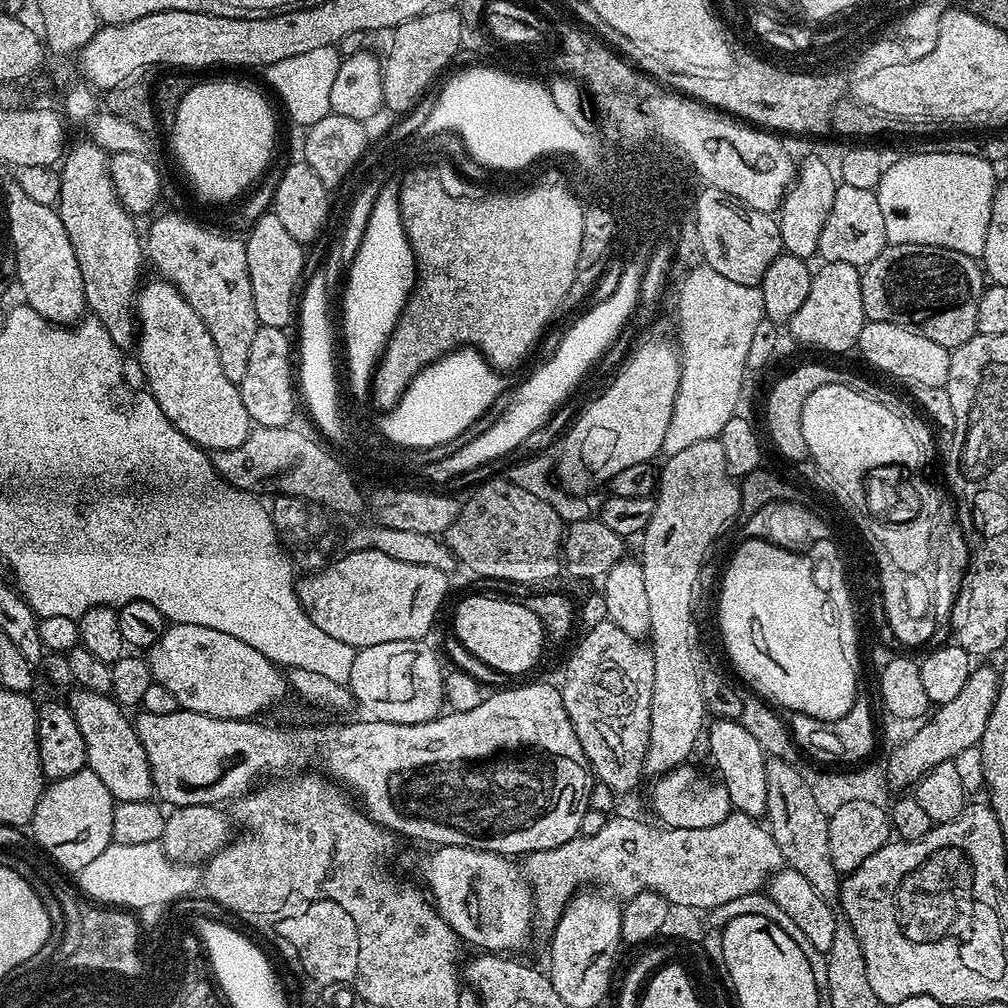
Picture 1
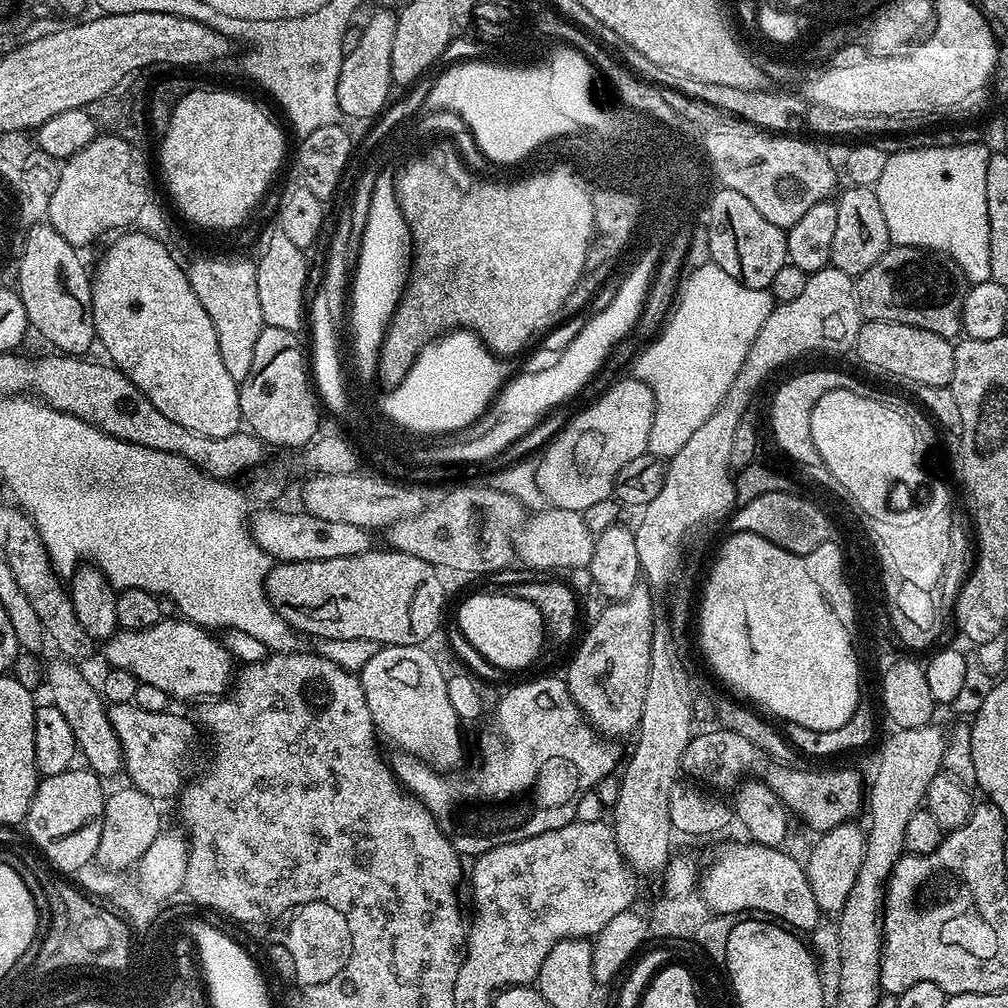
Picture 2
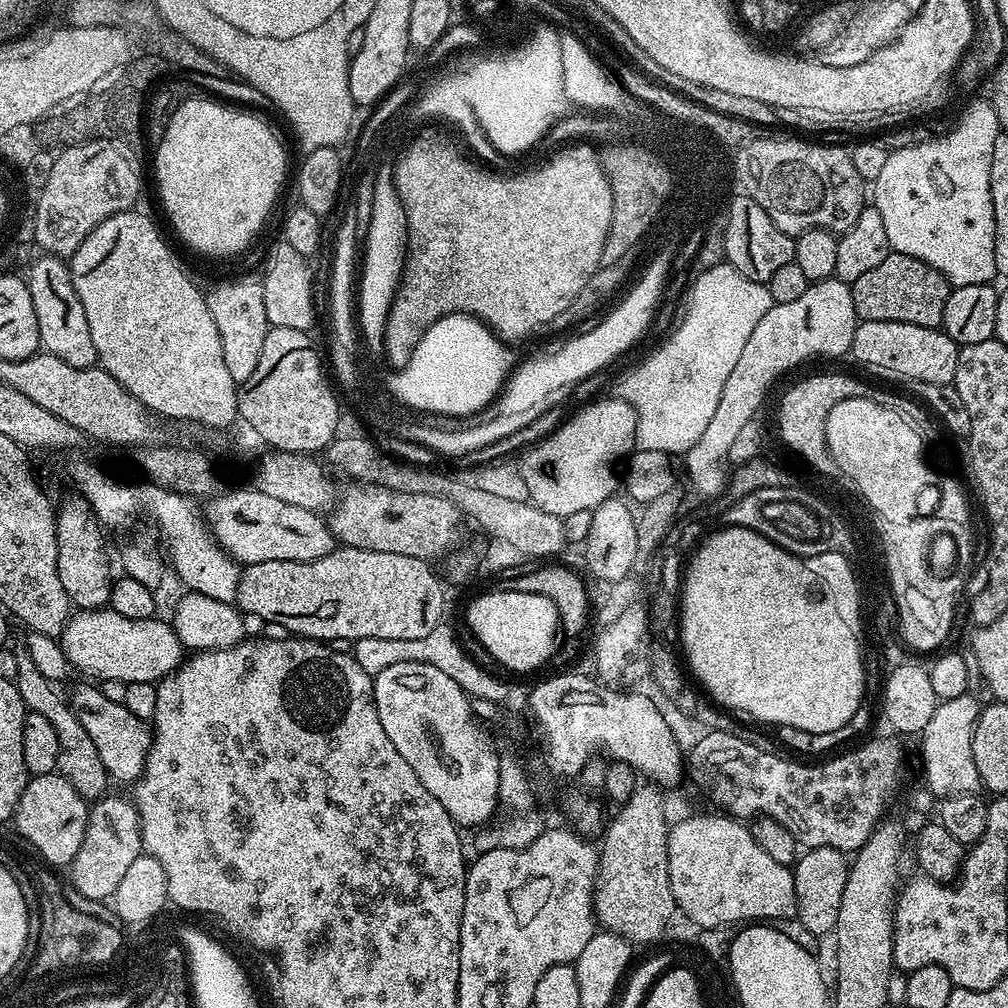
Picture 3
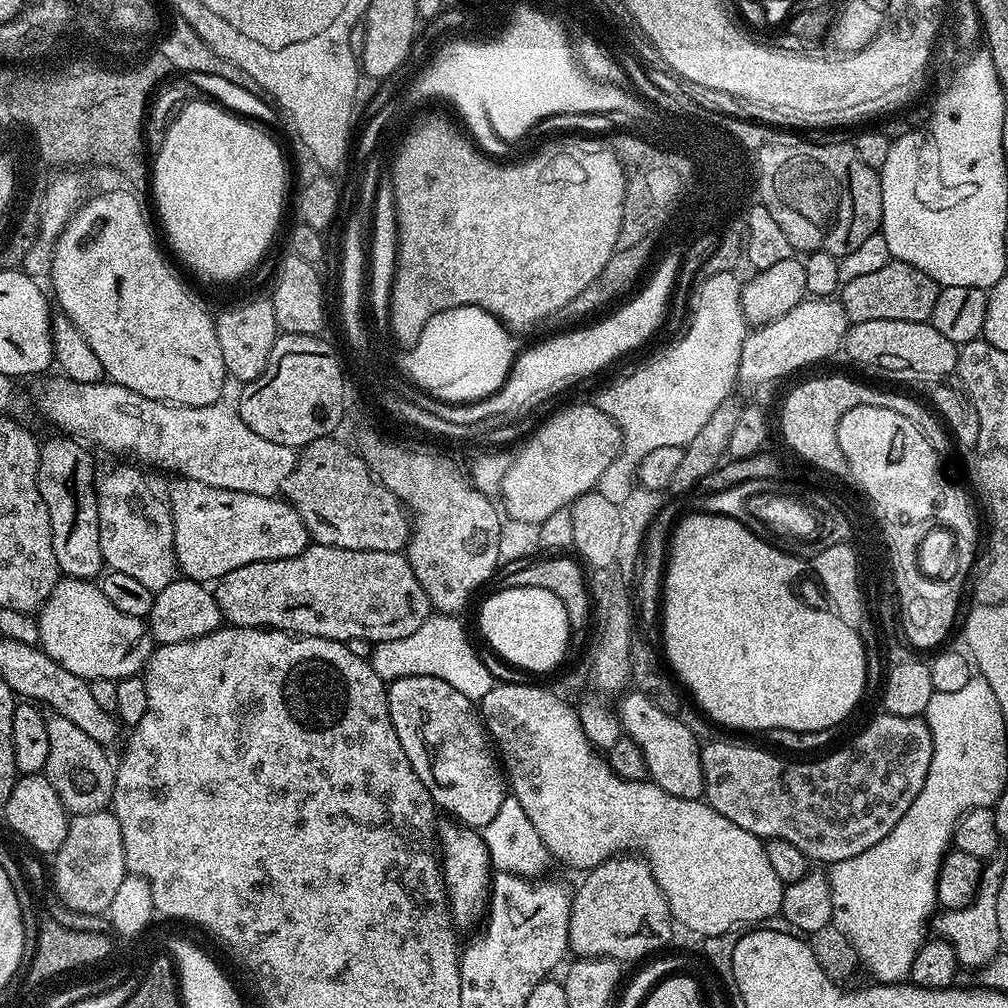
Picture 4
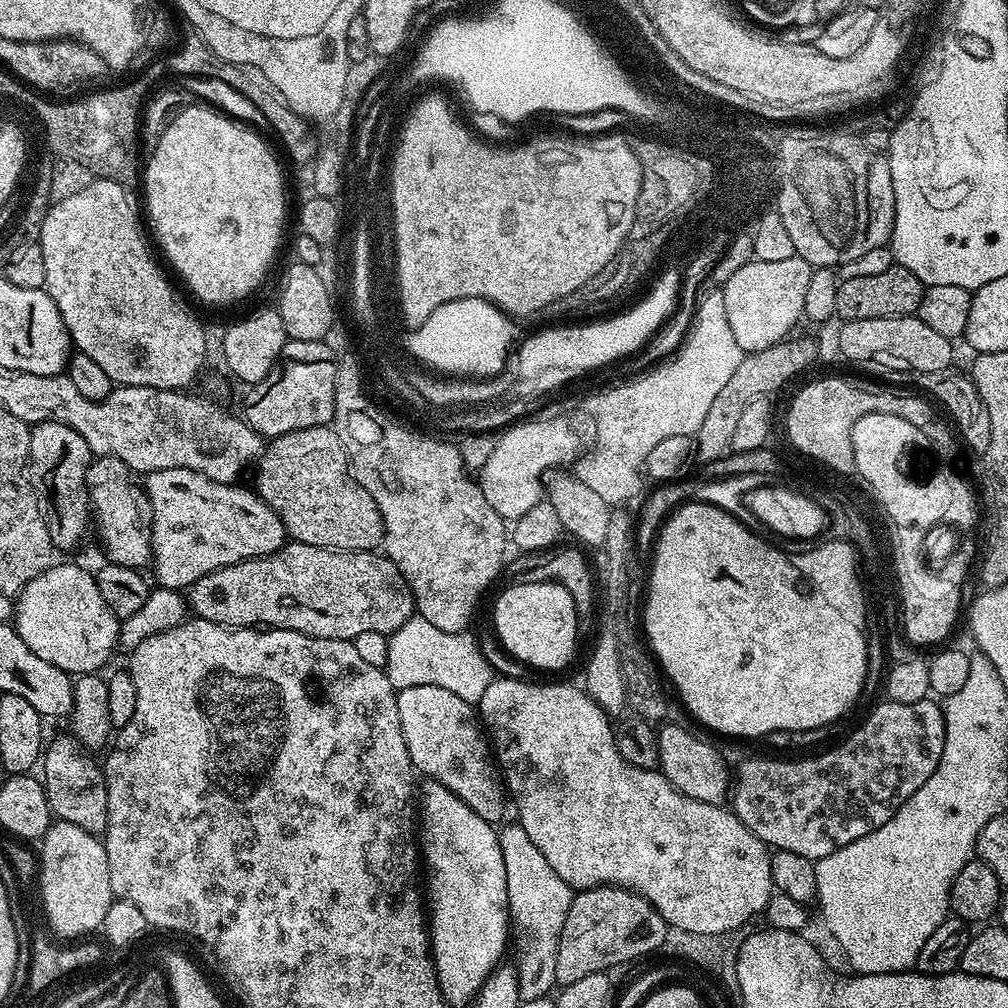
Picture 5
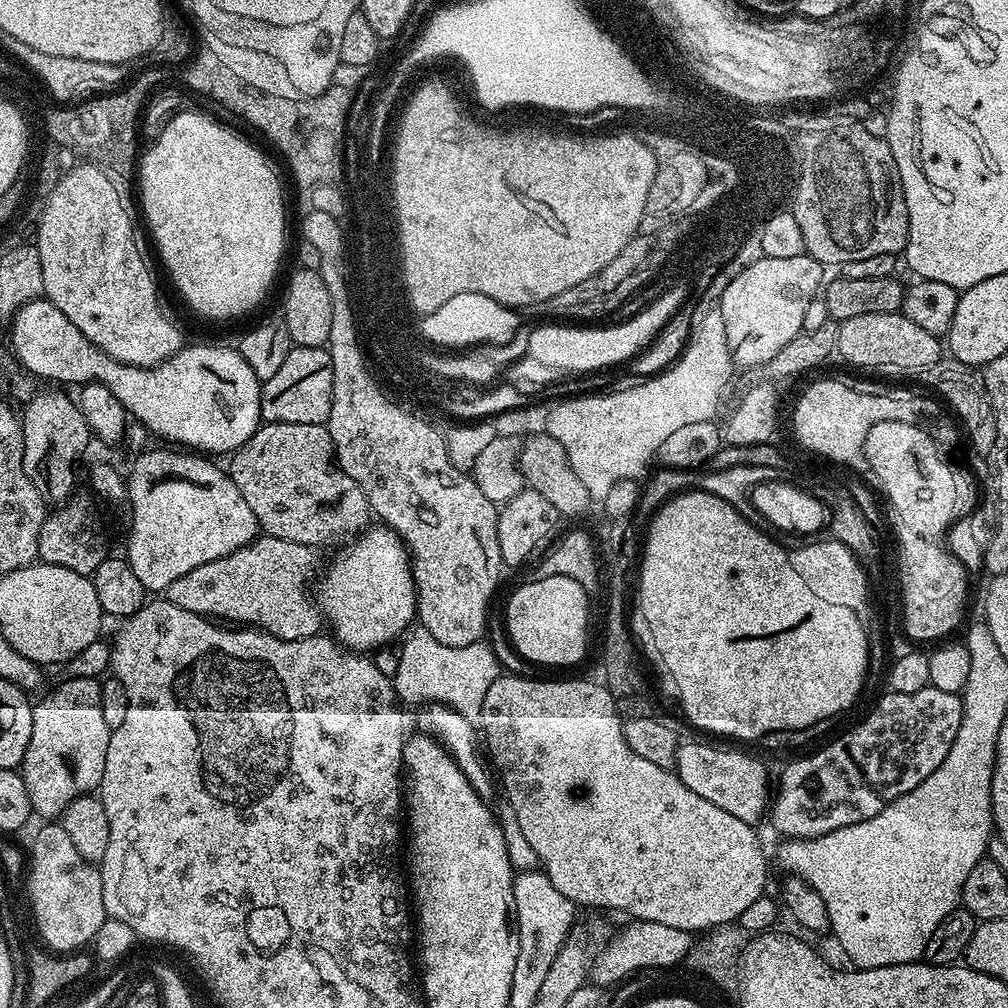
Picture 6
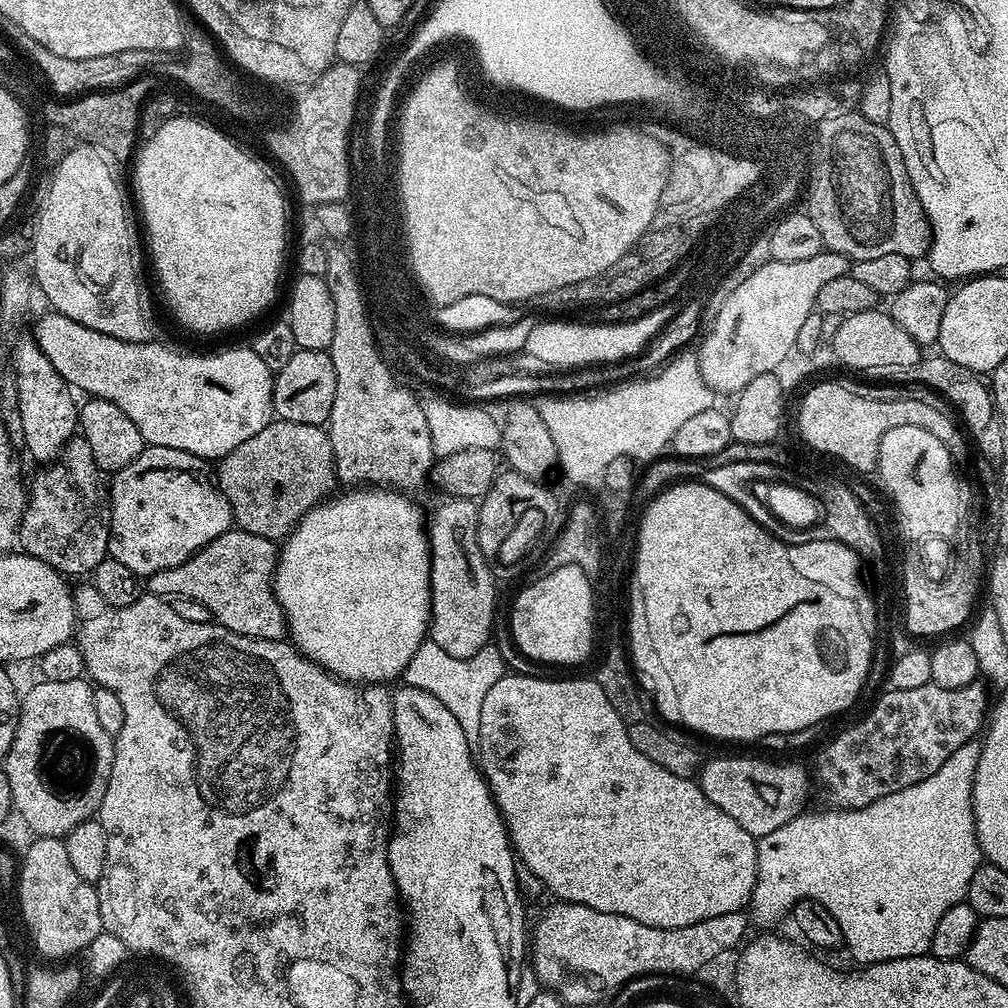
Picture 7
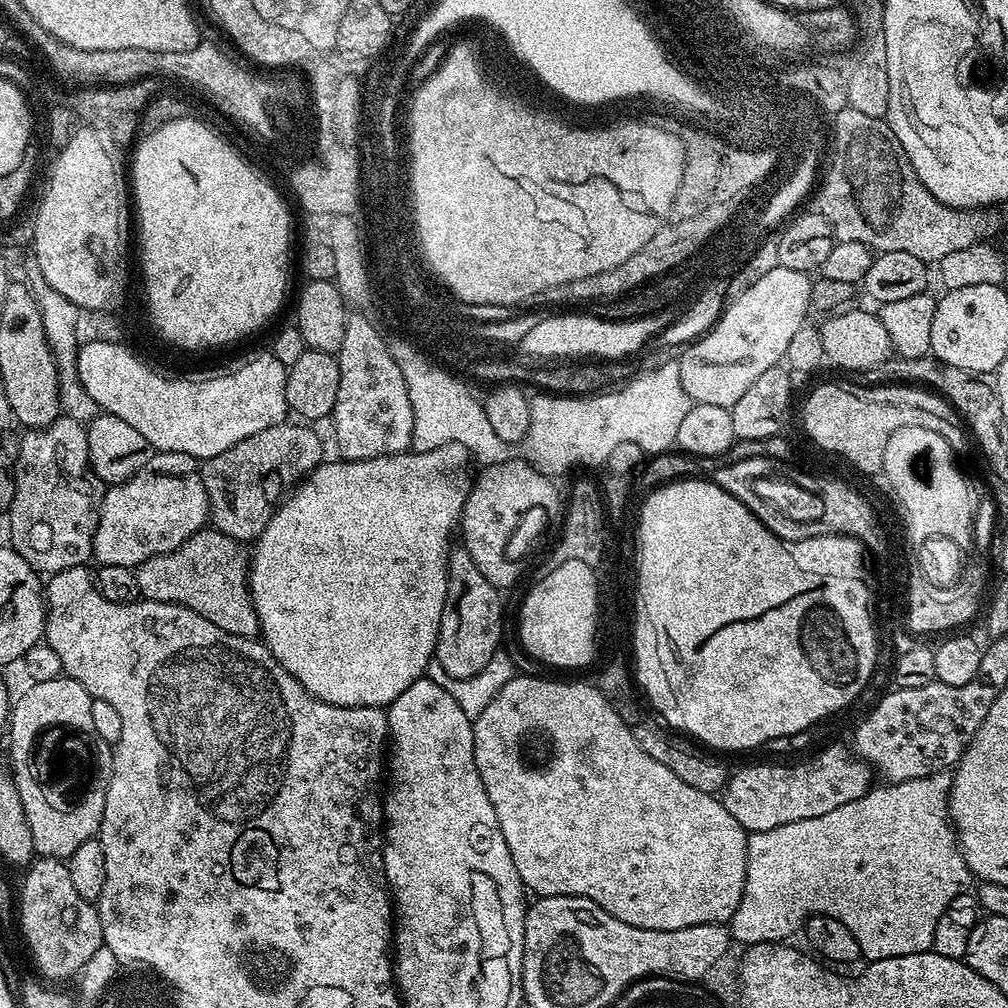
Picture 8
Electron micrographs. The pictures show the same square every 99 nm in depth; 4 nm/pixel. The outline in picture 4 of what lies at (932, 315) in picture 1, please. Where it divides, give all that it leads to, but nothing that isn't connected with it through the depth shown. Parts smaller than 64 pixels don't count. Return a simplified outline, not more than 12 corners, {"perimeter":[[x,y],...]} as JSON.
{"perimeter":[[889,259],[843,281],[849,325],[931,321],[940,285]]}

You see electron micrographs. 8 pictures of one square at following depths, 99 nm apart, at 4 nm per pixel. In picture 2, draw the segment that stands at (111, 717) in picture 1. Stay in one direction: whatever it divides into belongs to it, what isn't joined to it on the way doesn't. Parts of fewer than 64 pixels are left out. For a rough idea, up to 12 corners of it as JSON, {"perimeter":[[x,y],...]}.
{"perimeter":[[77,663],[45,669],[50,702],[69,723],[85,765],[101,778],[124,756],[106,702]]}

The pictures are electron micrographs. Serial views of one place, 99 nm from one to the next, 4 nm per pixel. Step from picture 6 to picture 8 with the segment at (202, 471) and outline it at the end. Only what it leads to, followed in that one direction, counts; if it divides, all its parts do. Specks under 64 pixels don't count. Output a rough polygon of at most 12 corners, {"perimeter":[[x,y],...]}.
{"perimeter":[[156,452],[100,507],[92,555],[126,566],[209,523],[195,456]]}

